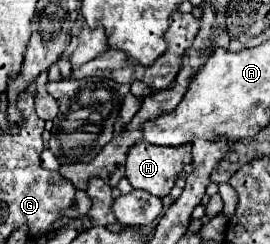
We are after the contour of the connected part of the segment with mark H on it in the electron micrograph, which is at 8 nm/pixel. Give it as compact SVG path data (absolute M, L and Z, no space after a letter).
M147 141L131 145L127 151L127 179L135 189L147 189L155 197L165 197L175 185L177 173L191 163L191 145L161 147Z

